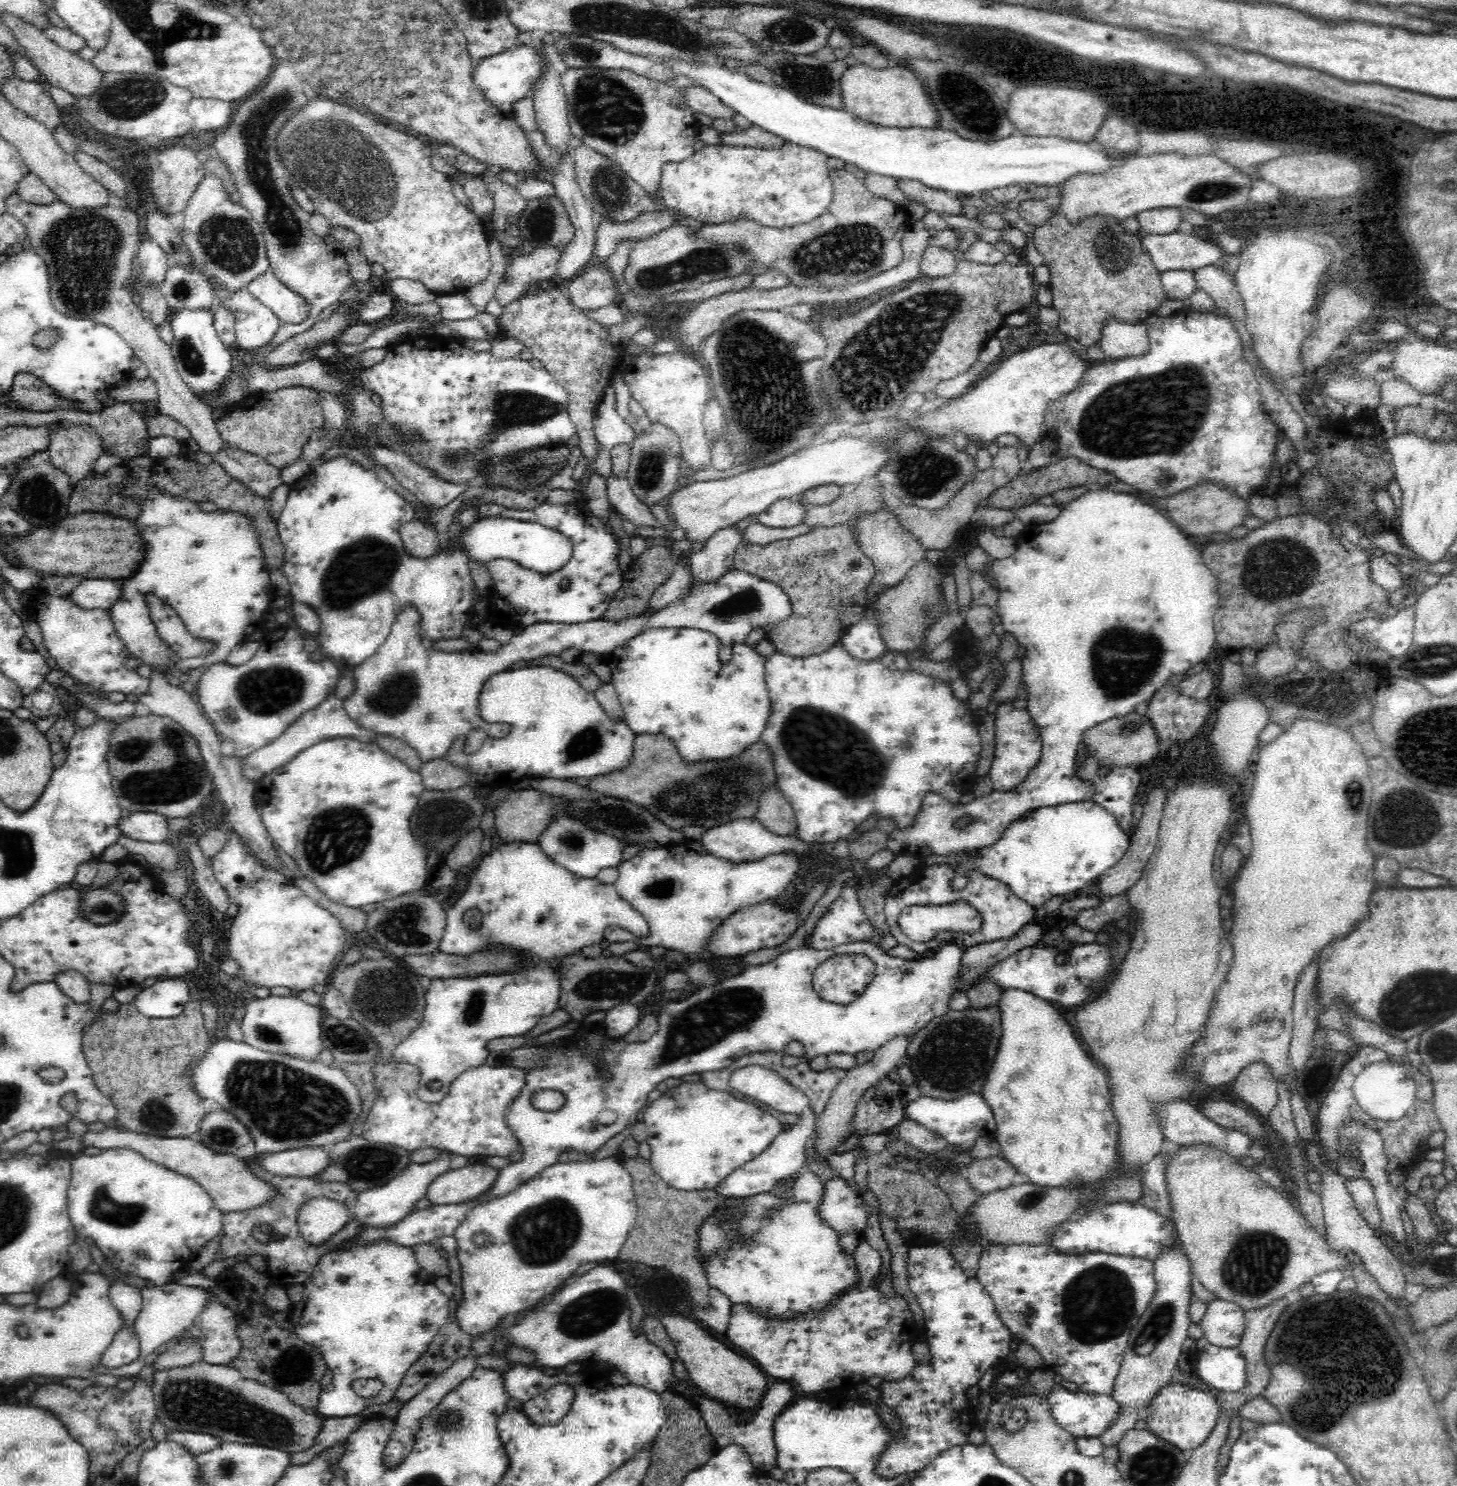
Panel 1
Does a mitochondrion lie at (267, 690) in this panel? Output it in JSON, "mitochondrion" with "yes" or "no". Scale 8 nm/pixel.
{"mitochondrion":"yes"}

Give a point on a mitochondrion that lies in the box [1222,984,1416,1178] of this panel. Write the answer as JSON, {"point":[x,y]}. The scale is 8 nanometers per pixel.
{"point":[1353,1146]}

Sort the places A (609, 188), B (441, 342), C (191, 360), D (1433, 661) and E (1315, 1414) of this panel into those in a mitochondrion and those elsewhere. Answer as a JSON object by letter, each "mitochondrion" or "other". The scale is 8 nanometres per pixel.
{"A":"mitochondrion","B":"other","C":"mitochondrion","D":"mitochondrion","E":"mitochondrion"}

